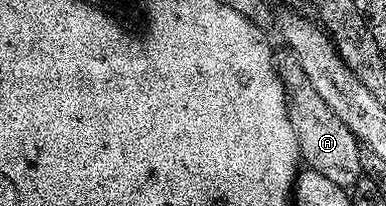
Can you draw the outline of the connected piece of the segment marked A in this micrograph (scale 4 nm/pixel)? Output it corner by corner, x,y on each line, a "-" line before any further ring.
278,50
275,62
285,90
285,104
287,113
291,117
291,129
295,129
295,137
299,141
304,166
315,173
323,173
323,177
327,177
335,185
346,189
352,188
363,175
361,144
353,136
351,129
347,129
347,125
343,125
343,121
339,121
335,113
331,113
327,101
323,101
323,97
315,93
311,81
307,79
307,73
303,71
303,65
299,65
299,57
295,57
293,51

